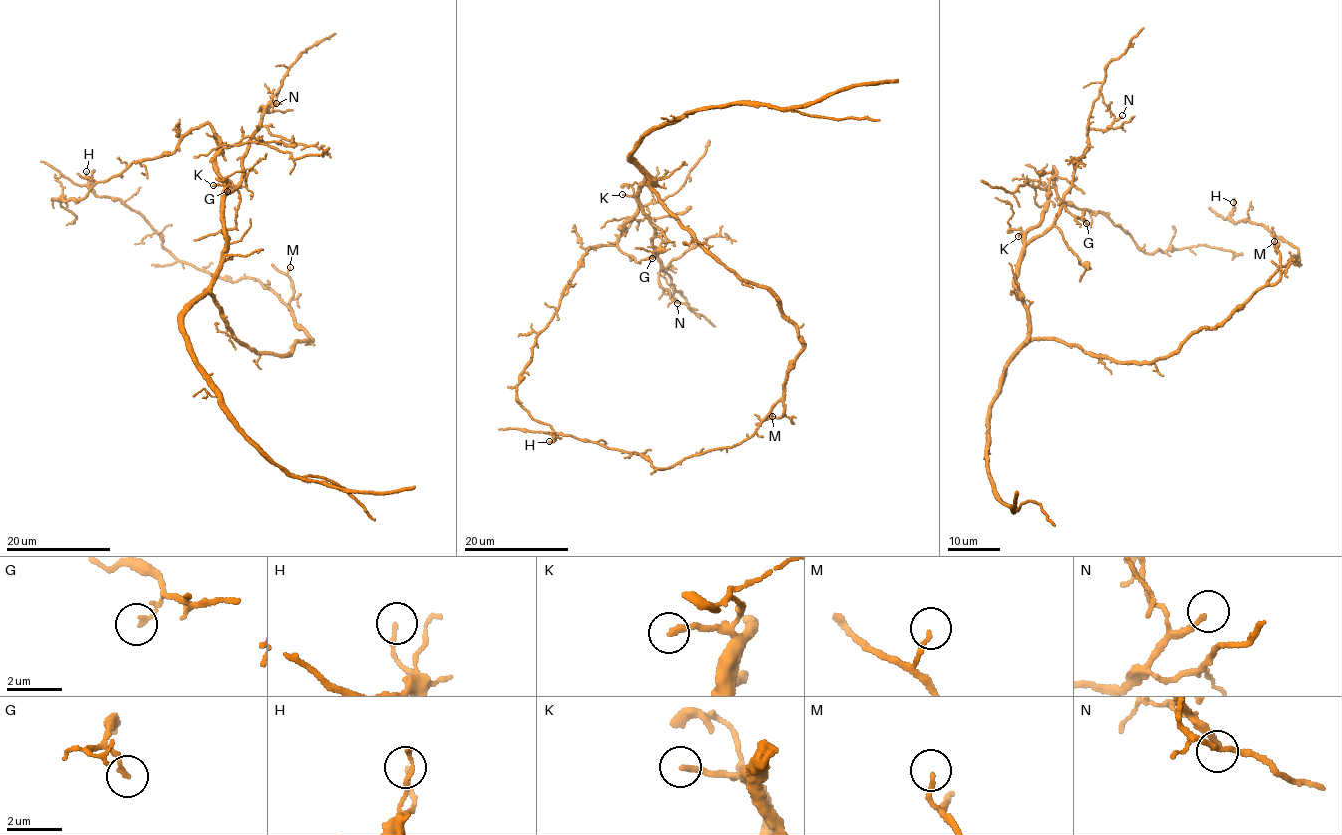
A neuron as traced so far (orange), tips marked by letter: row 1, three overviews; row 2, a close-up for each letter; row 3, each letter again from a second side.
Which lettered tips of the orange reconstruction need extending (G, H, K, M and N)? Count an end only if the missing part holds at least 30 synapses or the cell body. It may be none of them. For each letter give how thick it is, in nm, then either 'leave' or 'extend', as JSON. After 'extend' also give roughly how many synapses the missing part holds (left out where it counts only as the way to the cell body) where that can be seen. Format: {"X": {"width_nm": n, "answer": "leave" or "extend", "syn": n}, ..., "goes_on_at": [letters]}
{"G": {"width_nm": 150, "answer": "leave"}, "H": {"width_nm": 150, "answer": "leave"}, "K": {"width_nm": 200, "answer": "extend", "syn": 30}, "M": {"width_nm": 140, "answer": "leave"}, "N": {"width_nm": 200, "answer": "extend", "syn": 50}, "goes_on_at": ["K", "N"]}

